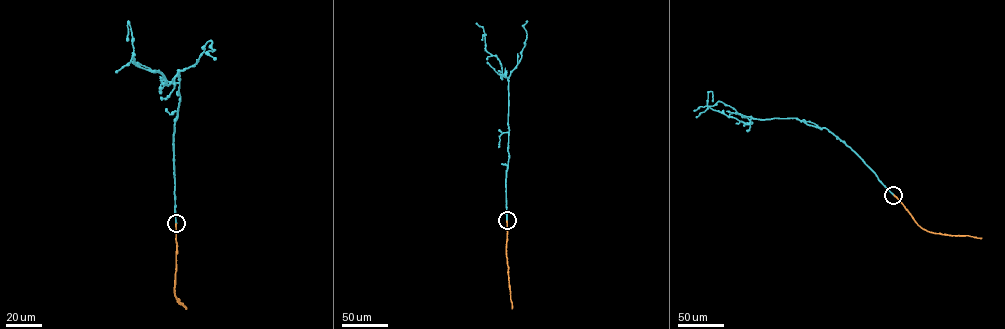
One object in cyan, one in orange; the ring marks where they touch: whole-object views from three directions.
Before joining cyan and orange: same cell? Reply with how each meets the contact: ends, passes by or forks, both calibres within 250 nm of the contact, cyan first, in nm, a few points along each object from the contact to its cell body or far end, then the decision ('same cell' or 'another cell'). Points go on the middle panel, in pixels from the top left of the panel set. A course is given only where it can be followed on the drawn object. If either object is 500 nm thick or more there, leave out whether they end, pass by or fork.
calibres 550 and 440 nm; course cyan (507, 220), (508, 80), (499, 60), (486, 50), (485, 34), (482, 40); course orange (507, 220), (506, 254), (512, 308); same cell

